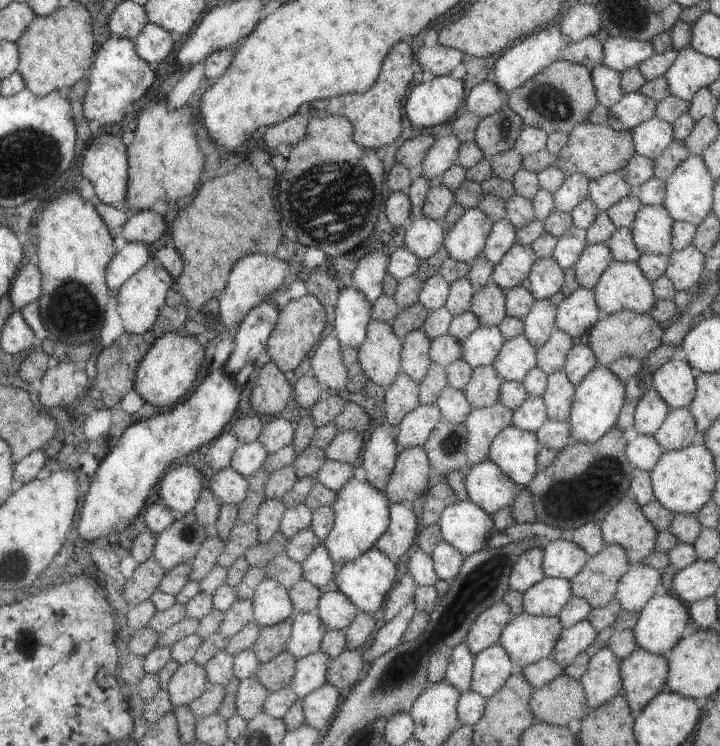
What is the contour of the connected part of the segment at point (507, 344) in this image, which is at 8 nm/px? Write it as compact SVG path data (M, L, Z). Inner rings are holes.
M521 334L504 341L490 364L502 381L521 382L536 366L536 348Z

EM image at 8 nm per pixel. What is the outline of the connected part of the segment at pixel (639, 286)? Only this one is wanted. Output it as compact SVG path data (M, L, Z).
M612 260L592 289L598 312L604 317L624 309L648 313L656 300L651 282L635 263Z

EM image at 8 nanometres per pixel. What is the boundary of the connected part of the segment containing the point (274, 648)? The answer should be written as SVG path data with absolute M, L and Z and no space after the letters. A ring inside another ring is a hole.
M287 616L285 620L277 624L261 627L261 632L259 632L255 642L250 646L259 663L267 662L273 656L285 651L285 643L290 630L290 616Z

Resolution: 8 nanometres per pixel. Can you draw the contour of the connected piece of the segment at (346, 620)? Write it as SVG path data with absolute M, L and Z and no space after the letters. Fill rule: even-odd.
M337 589L321 593L314 613L326 629L343 630L351 624L357 614L357 607Z

